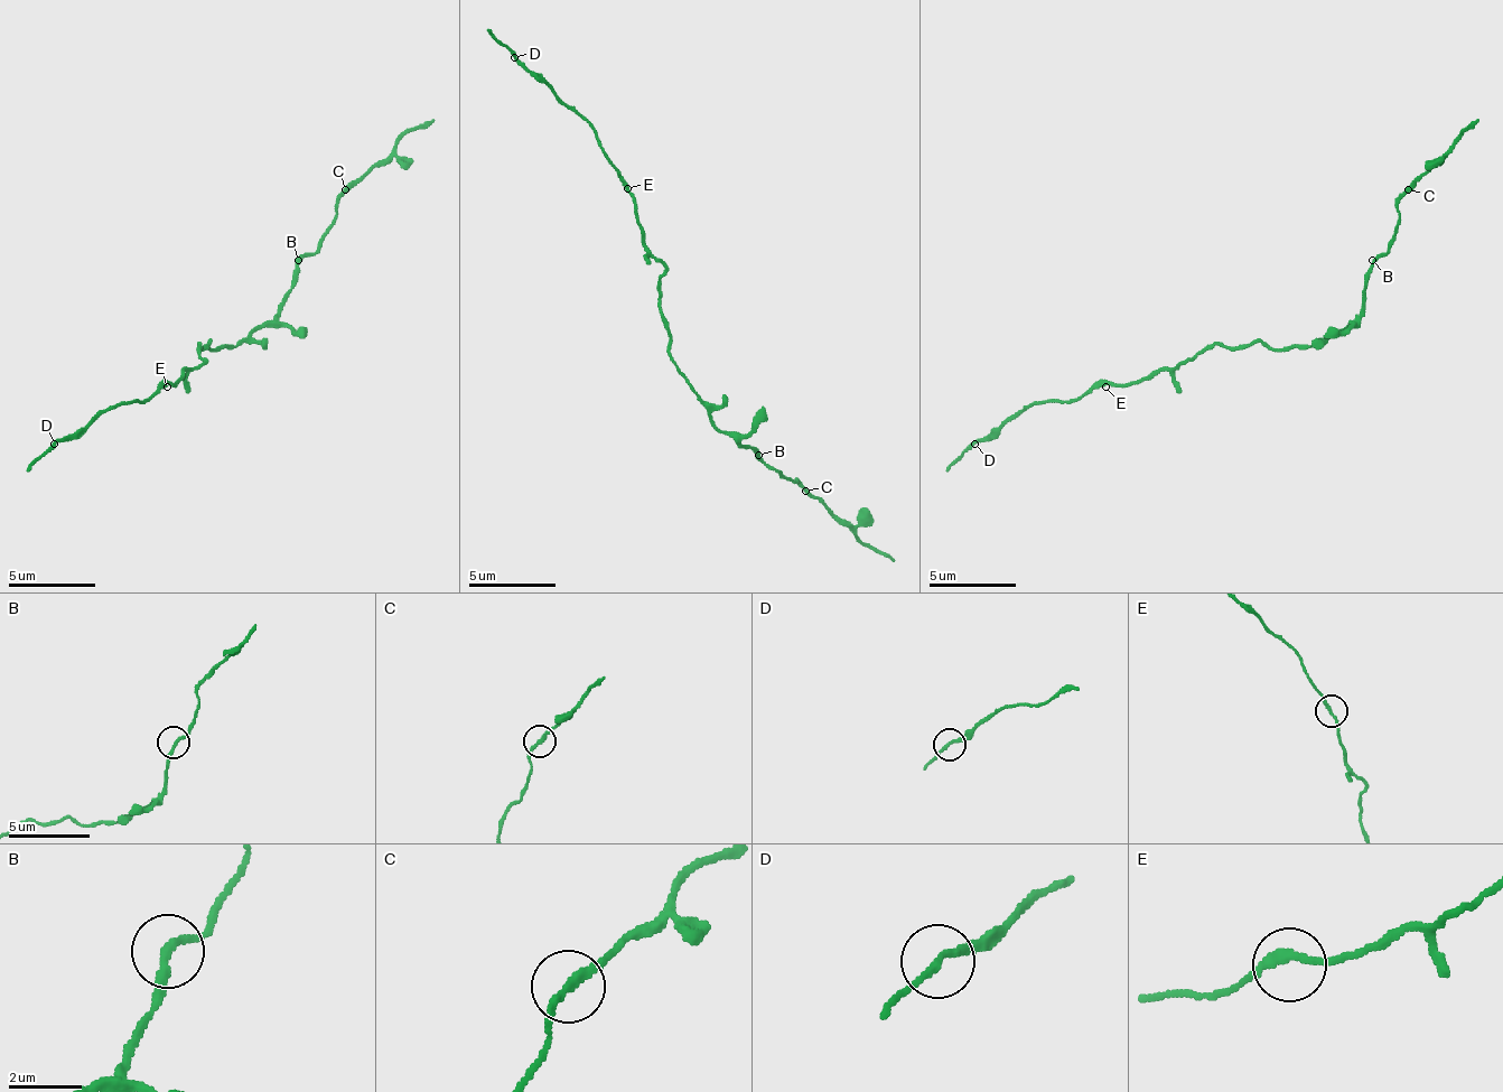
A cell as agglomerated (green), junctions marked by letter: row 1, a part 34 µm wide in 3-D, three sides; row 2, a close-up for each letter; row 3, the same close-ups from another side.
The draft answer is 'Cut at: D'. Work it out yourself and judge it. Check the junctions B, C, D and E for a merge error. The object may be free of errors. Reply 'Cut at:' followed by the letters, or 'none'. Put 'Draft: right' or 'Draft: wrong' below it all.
Cut at: none
Draft: wrong

